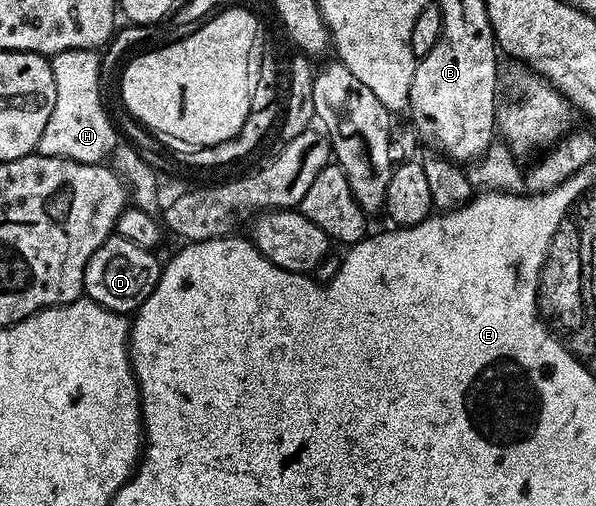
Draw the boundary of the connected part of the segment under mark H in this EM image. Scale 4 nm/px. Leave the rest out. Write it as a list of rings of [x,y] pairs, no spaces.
[[[94,49],[63,51],[52,57],[52,76],[55,78],[55,108],[44,127],[36,151],[47,157],[65,157],[81,164],[97,164],[108,159],[117,148],[117,132],[107,117],[99,86],[99,58]]]

